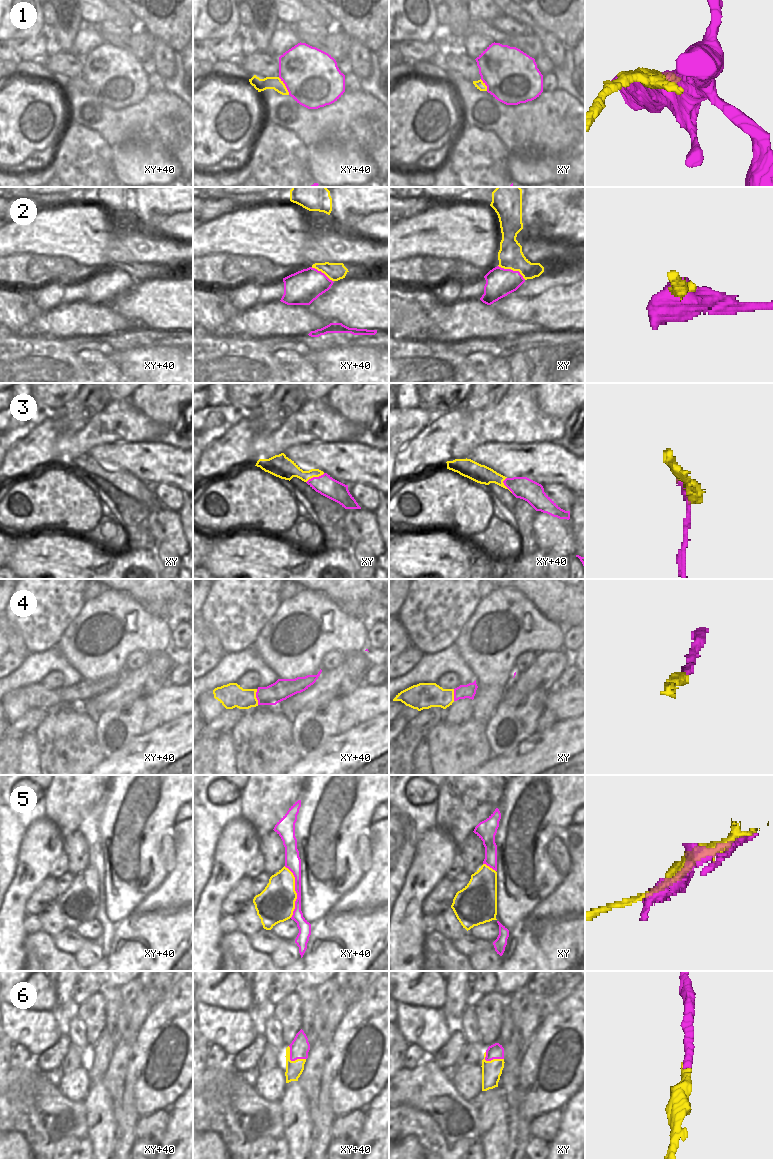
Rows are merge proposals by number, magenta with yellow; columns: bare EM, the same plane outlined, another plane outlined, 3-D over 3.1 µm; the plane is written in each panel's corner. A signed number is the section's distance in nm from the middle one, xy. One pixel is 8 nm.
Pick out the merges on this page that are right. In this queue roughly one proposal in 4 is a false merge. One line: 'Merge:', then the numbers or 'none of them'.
Merge: 2, 3, 4, 6

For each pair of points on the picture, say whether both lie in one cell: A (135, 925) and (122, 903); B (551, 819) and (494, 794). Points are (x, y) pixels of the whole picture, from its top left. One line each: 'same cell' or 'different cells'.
A: different cells
B: different cells

